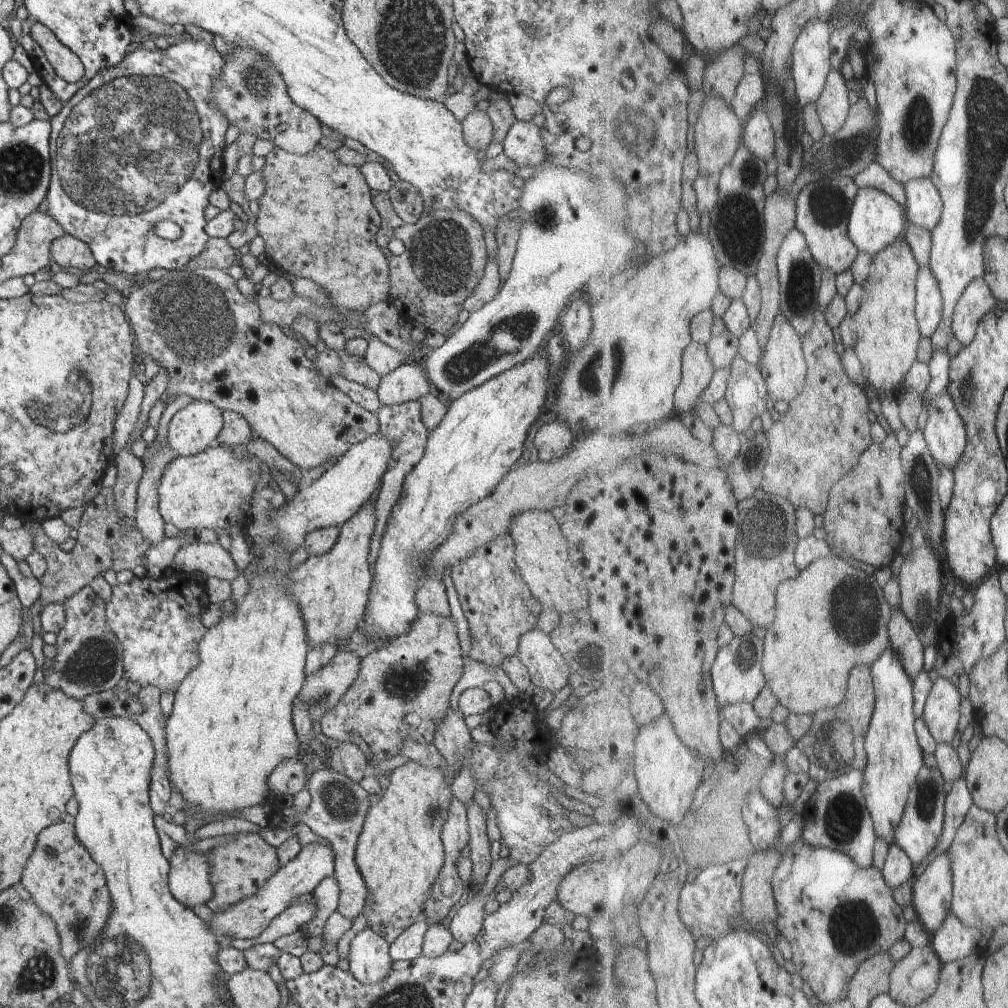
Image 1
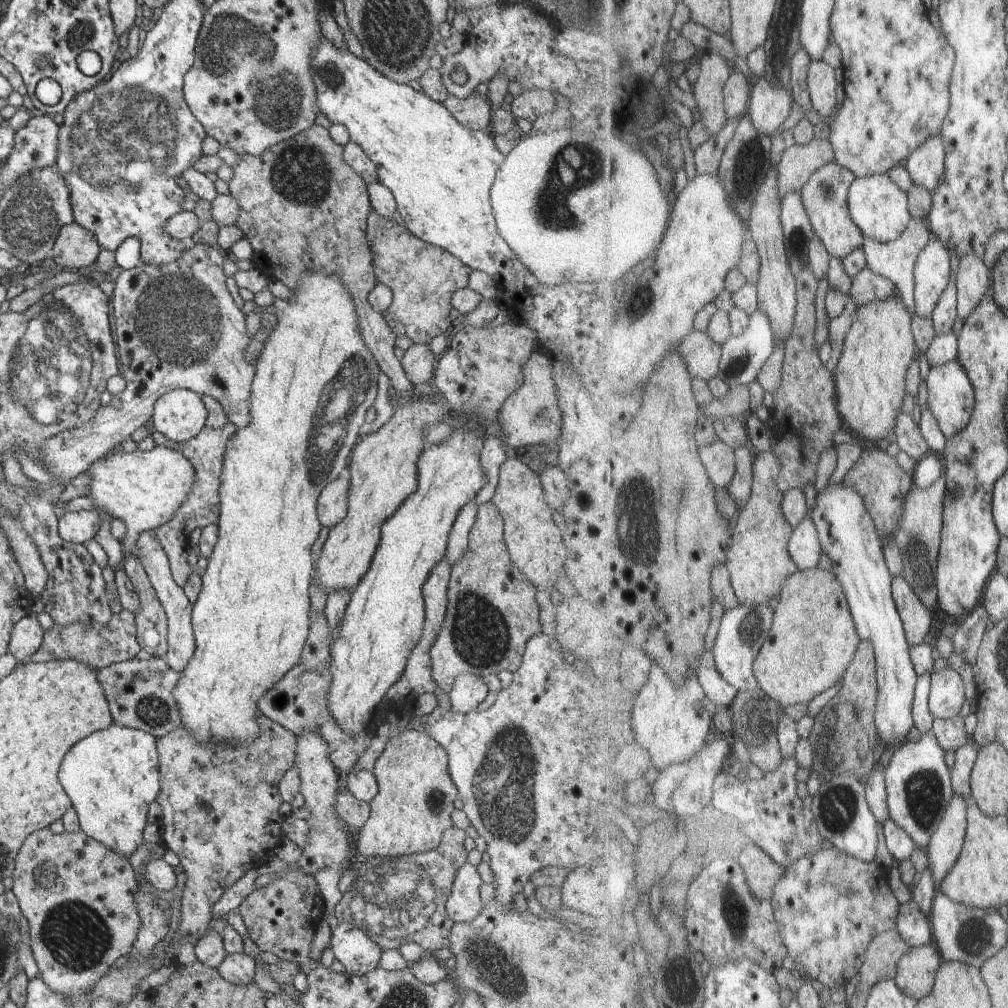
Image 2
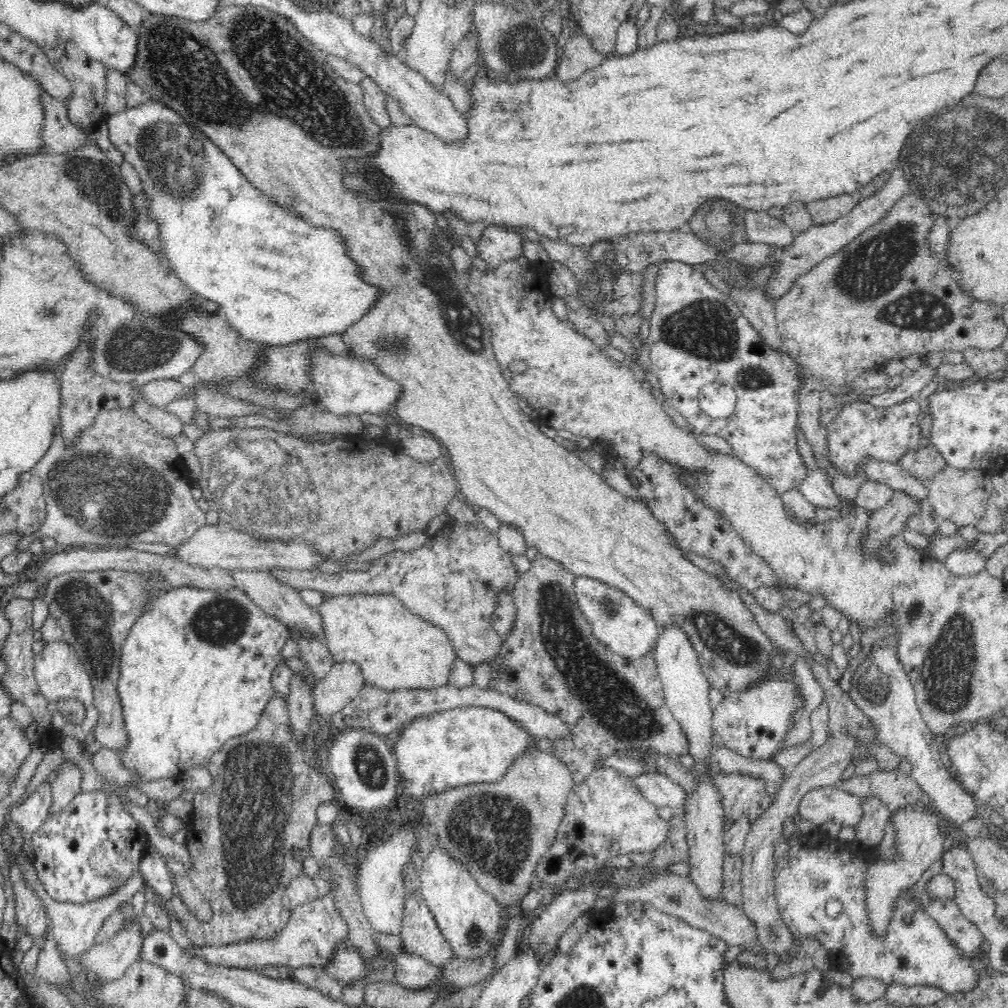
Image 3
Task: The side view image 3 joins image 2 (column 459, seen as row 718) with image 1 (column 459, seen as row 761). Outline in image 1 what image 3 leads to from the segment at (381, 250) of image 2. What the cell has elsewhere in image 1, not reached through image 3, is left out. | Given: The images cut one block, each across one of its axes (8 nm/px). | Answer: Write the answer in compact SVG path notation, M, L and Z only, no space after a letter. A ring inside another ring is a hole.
M386 192L372 193L372 203L380 214L381 222L374 236L375 242L389 264L389 290L386 302L395 306L398 316L403 320L418 325L421 329L433 330L447 336L449 328L453 328L453 324L457 322L457 314L462 309L463 302L471 296L475 285L483 276L487 258L485 244L482 242L484 231L467 213L447 209L429 208L420 215L415 224L408 225L395 214ZM395 238L401 240L404 246L404 251L399 252L399 255L393 255L387 249L387 244Z

